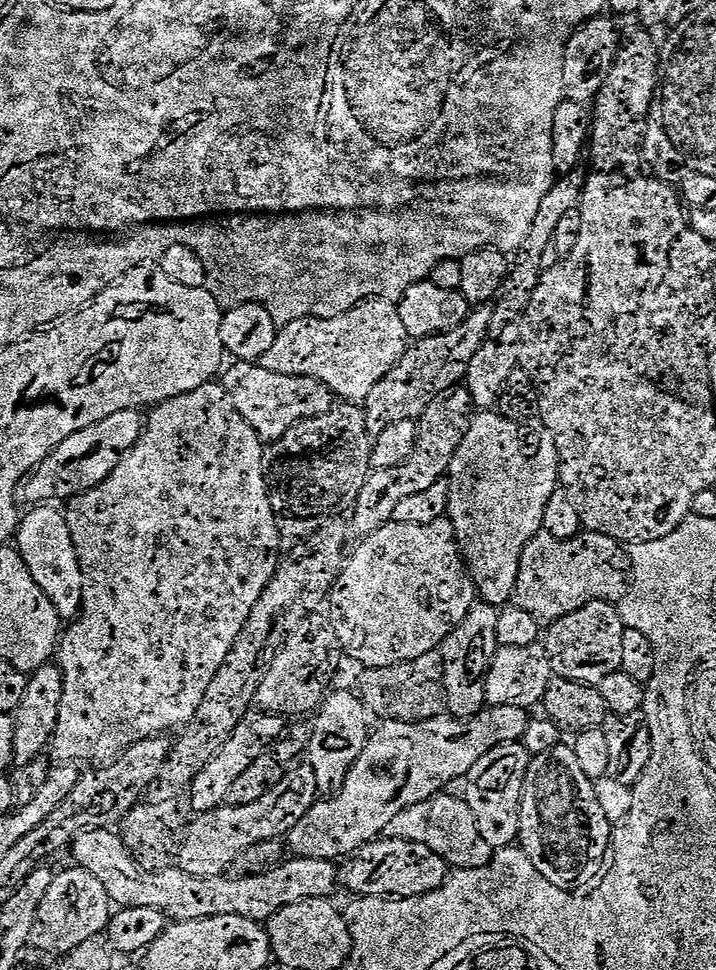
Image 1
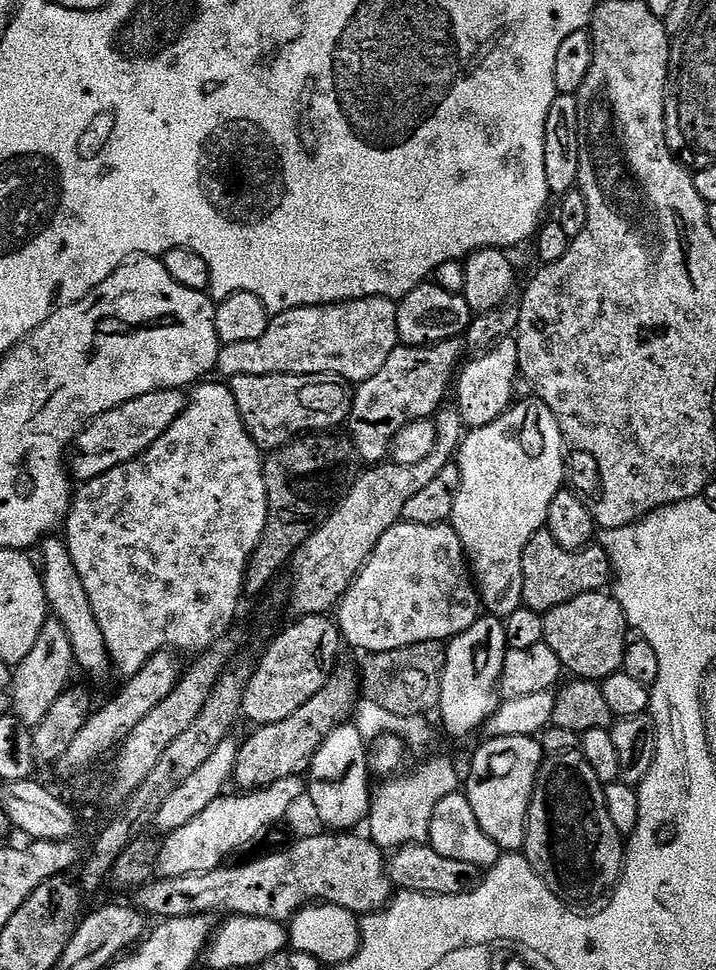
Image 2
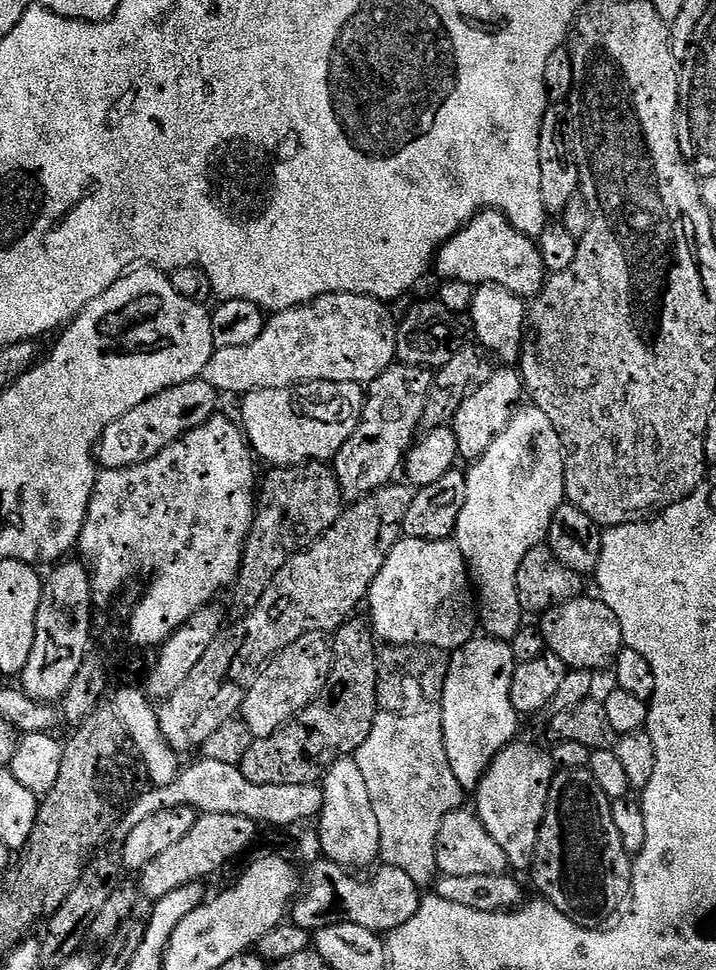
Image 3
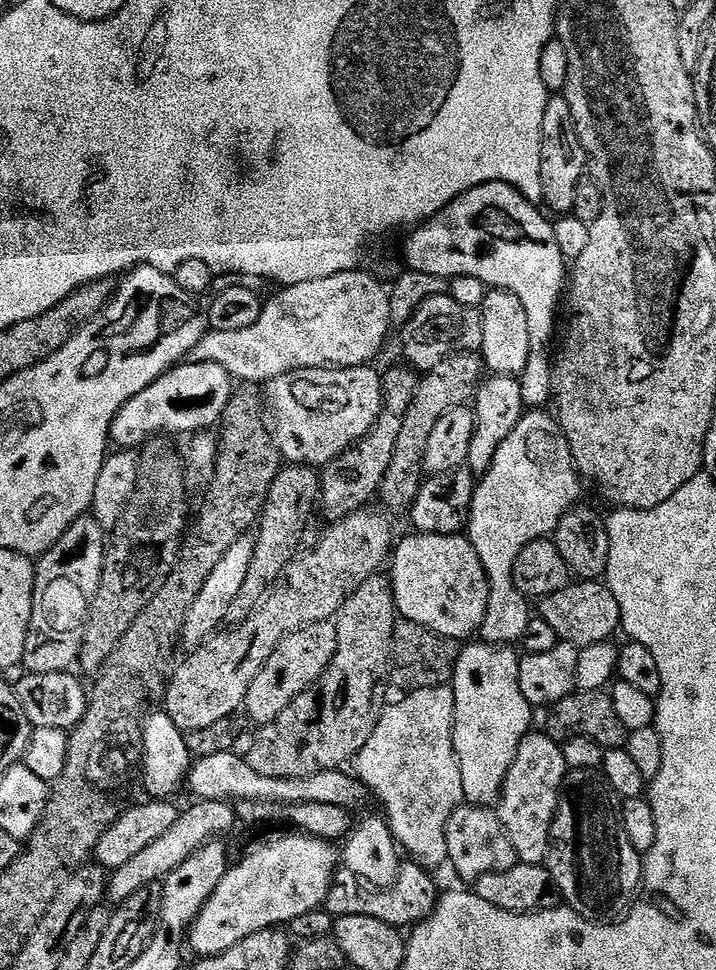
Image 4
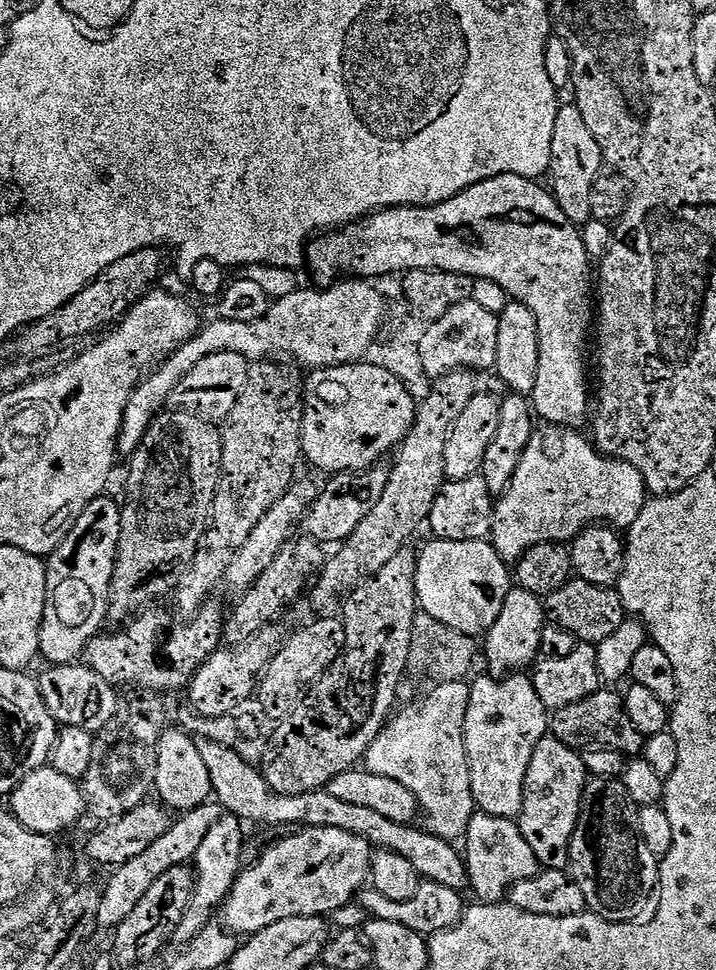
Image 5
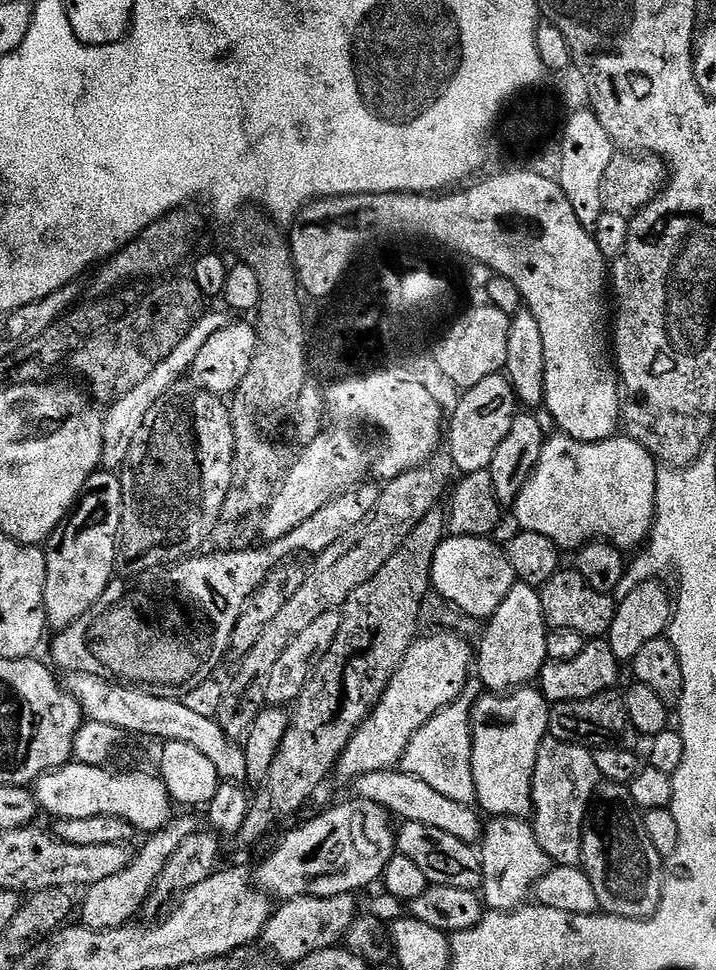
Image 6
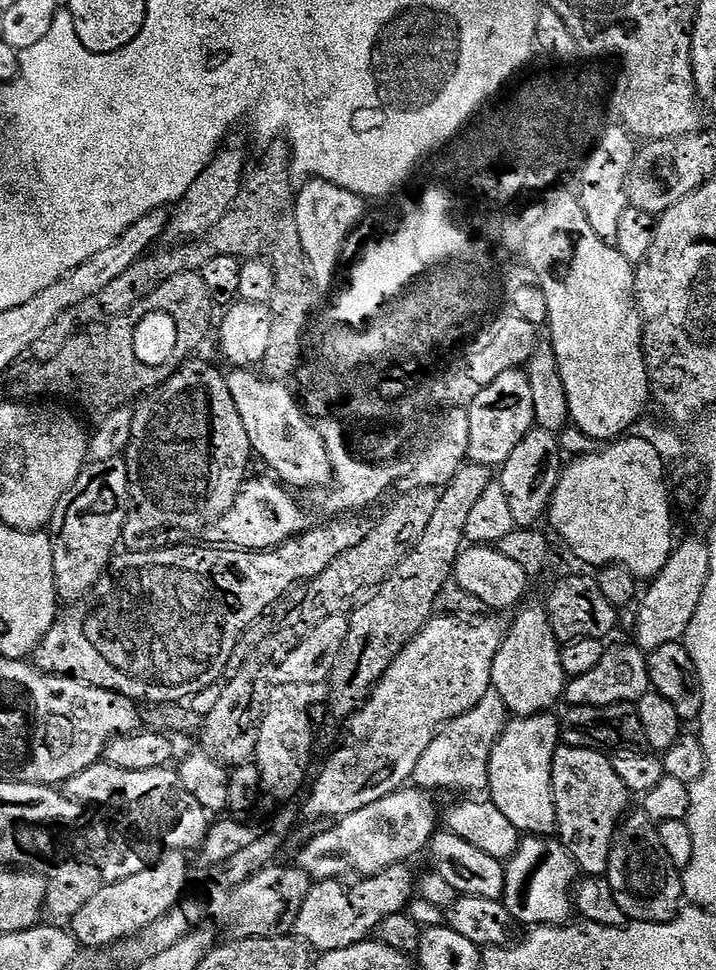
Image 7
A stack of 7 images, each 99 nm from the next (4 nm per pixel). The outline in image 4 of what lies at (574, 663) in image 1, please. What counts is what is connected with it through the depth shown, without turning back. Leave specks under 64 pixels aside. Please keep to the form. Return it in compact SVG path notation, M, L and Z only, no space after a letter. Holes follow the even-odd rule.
M582 580L576 583L545 597L539 603L541 619L552 626L563 641L580 648L609 641L612 638L611 635L616 630L619 631L623 621L621 606L616 595L605 583L596 580Z

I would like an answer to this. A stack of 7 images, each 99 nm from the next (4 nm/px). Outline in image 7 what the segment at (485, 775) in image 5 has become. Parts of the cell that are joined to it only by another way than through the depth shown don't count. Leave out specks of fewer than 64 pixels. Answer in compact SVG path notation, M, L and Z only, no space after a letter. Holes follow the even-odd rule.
M541 714L539 716L516 716L509 719L505 724L502 734L498 738L498 742L494 746L494 750L490 754L490 762L488 763L488 787L486 789L487 795L495 808L500 810L502 814L509 819L516 830L520 834L527 834L530 836L543 836L545 838L551 837L556 831L556 807L552 798L552 763L554 762L554 754L556 749L562 744L562 724L559 719L551 720L551 715Z

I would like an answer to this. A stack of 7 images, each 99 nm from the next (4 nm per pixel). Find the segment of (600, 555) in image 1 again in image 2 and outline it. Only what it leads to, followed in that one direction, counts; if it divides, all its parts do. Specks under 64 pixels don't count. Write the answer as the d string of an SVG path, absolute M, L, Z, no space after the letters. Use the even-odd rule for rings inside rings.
M546 530L534 533L526 550L522 554L522 594L523 607L531 612L545 614L571 599L578 598L593 589L600 590L605 586L604 576L596 572L592 576L592 564L588 561L587 551L571 552L558 542Z

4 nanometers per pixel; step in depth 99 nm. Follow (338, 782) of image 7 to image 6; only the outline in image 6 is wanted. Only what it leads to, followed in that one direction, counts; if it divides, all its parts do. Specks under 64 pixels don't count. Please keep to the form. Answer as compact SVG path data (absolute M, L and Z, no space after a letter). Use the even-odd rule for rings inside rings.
M442 630L438 636L417 639L400 663L387 691L380 699L364 727L356 733L350 747L338 765L338 776L356 782L371 772L386 772L395 769L403 761L412 739L428 720L455 704L465 695L468 671L474 668L474 648L460 636L451 636L451 631Z

